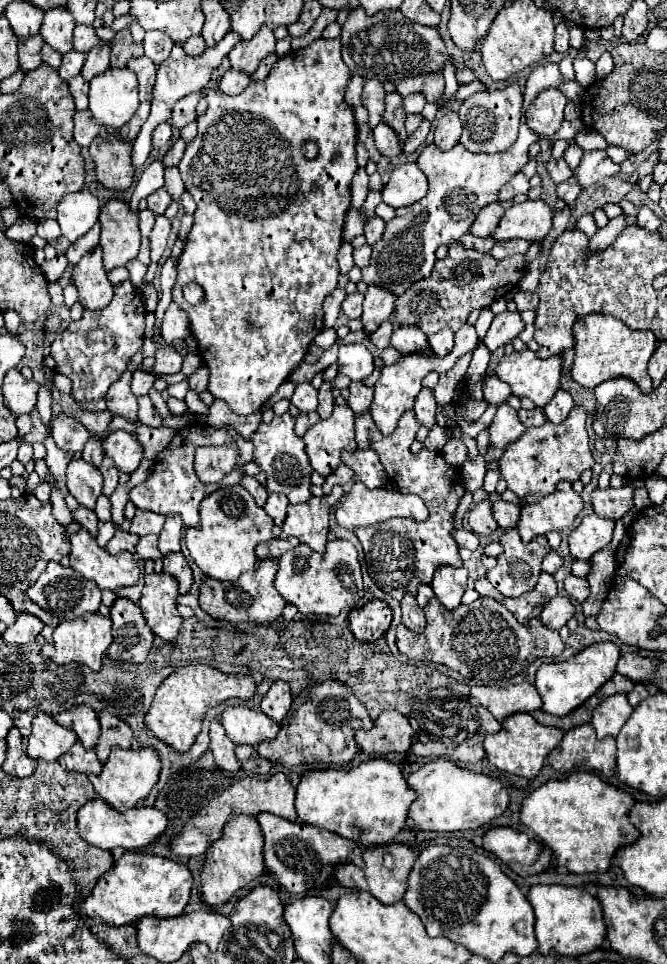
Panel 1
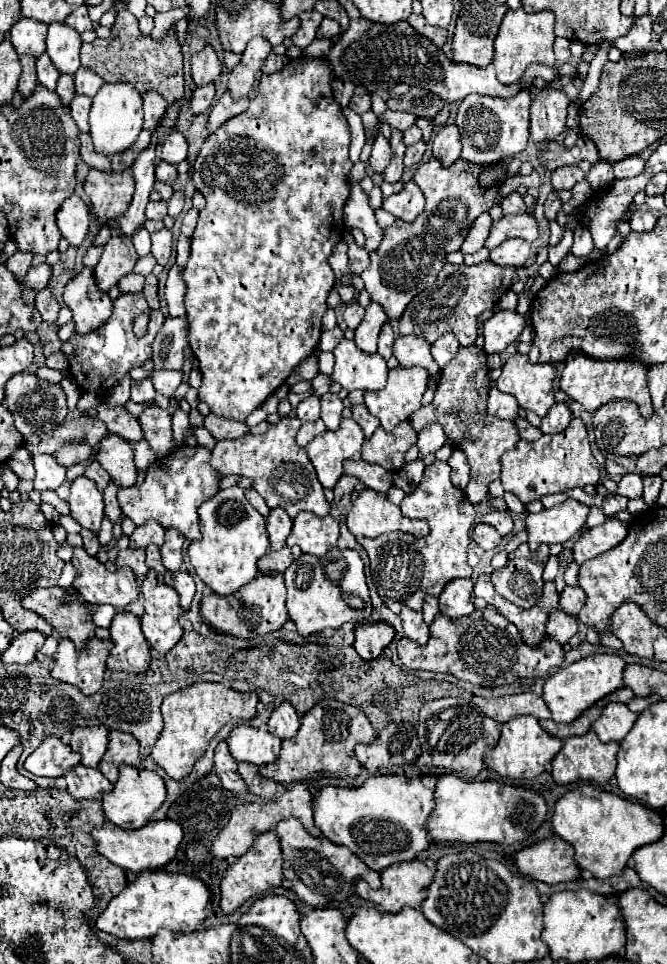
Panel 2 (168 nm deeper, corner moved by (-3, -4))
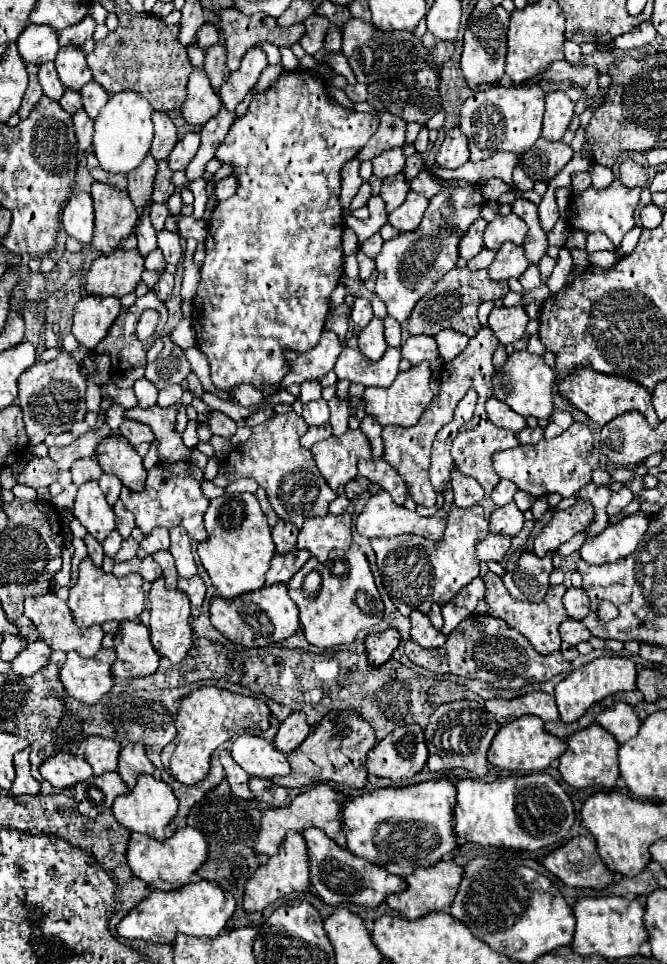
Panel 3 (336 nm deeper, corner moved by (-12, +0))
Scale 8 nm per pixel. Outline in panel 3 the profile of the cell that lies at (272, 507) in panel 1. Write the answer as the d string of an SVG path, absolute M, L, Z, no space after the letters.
M278 520L276 526L272 528L272 538L276 544L276 552L286 556L288 552L292 552L296 548L296 536L298 536L298 528L290 522Z

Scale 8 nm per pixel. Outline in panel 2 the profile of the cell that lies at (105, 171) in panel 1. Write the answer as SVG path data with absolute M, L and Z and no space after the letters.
M91 168L85 180L85 192L91 198L95 216L99 216L101 222L121 216L133 196L131 168L121 172L99 172L97 168Z

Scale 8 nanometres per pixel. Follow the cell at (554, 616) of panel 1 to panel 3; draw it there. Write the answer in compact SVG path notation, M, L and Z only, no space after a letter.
M568 618L560 624L560 636L564 642L576 646L578 642L586 642L590 638L590 632L588 632L588 628L584 628L582 622Z

